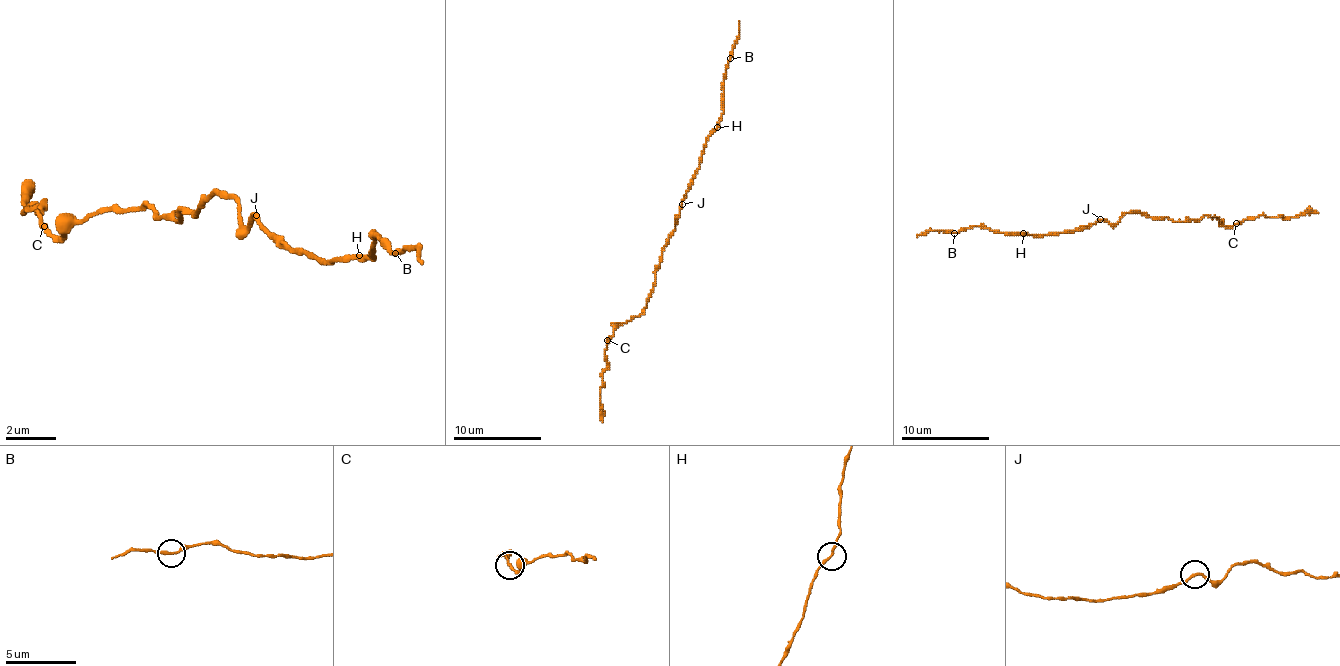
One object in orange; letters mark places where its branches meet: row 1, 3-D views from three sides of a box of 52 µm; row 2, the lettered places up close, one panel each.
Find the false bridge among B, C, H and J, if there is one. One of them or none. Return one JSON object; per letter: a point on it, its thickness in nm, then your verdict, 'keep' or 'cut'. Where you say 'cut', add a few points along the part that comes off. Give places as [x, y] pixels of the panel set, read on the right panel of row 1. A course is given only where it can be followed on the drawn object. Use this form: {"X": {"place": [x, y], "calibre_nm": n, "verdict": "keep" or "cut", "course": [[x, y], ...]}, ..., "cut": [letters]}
{"B": {"place": [954, 233], "calibre_nm": 160, "verdict": "keep"}, "C": {"place": [1236, 223], "calibre_nm": 160, "verdict": "keep"}, "H": {"place": [1023, 233], "calibre_nm": 170, "verdict": "keep"}, "J": {"place": [1100, 219], "calibre_nm": 160, "verdict": "keep"}, "cut": []}

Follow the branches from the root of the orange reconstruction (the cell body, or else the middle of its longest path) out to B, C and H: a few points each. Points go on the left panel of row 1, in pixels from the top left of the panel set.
B: (237, 209), (244, 228), (256, 215), (288, 247), (300, 247), (313, 259), (370, 259), (376, 234), (395, 253)
C: (237, 209), (231, 196), (212, 196), (174, 222), (143, 203), (99, 209), (67, 234), (42, 228)
H: (237, 209), (237, 222), (244, 228), (256, 215), (288, 247), (300, 247), (313, 259), (351, 259), (357, 253)

